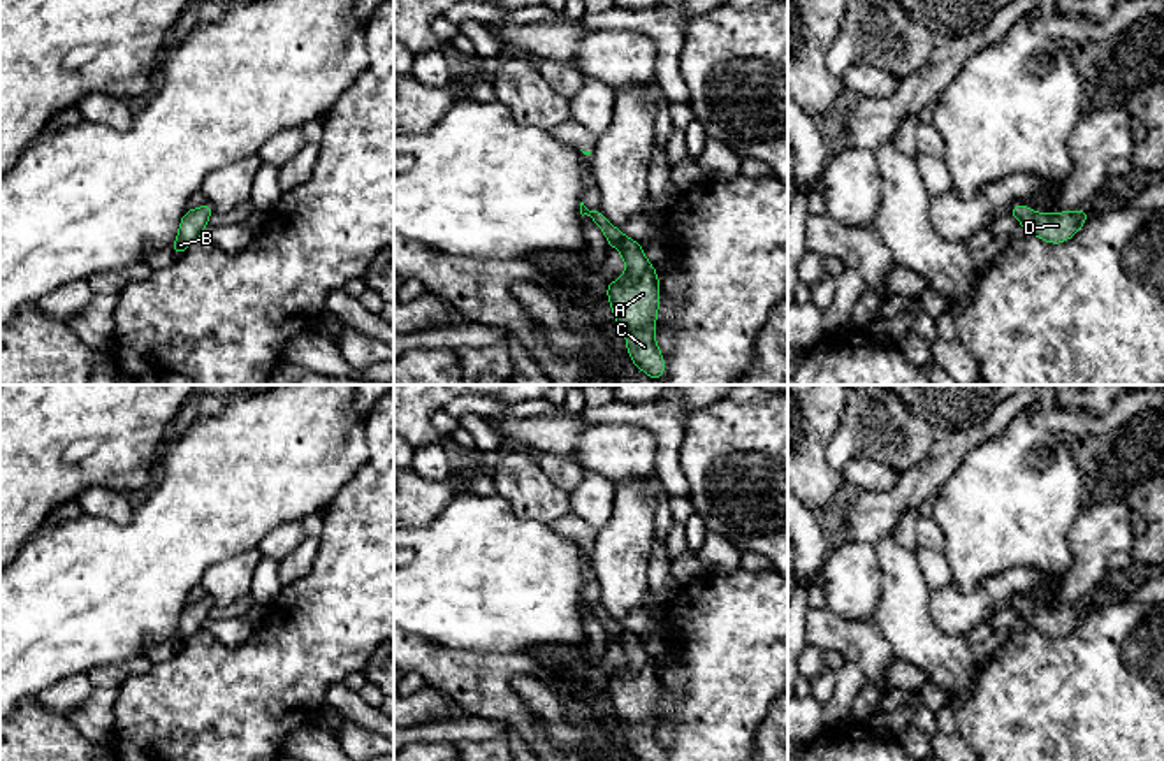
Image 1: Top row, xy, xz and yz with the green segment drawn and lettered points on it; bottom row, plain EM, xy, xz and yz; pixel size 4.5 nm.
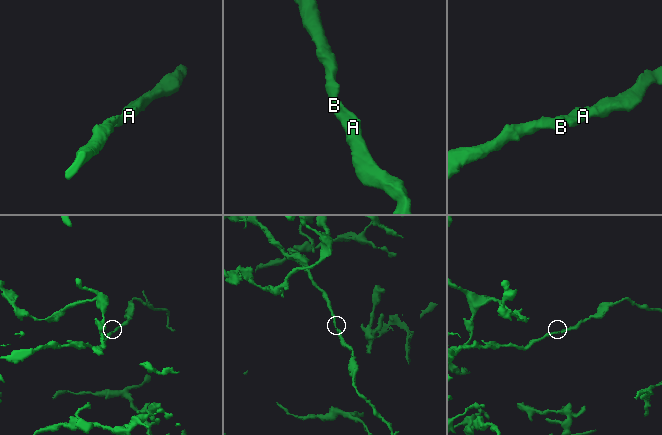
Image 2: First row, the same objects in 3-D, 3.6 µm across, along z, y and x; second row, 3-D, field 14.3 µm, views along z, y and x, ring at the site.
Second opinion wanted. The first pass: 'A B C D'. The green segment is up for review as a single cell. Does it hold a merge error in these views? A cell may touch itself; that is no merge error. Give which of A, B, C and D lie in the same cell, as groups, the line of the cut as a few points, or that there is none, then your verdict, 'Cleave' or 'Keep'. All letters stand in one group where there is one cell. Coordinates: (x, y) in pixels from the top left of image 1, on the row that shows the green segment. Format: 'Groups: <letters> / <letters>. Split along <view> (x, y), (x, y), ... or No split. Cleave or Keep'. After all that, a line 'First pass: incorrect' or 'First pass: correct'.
Groups: A B C D. No split. Keep
First pass: correct

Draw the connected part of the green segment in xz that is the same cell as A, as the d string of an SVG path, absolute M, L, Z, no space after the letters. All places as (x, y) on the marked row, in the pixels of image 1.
M580 202L580 214L587 214L601 228L607 244L614 246L626 264L624 274L608 283L605 290L614 320L626 336L629 359L651 380L659 381L665 374L665 359L656 344L654 329L661 292L656 267L647 260L640 243L614 227L600 207L589 211Z

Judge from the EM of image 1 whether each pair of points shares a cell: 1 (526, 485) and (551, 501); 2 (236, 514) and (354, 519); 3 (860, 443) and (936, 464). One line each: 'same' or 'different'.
1: same
2: different
3: different

